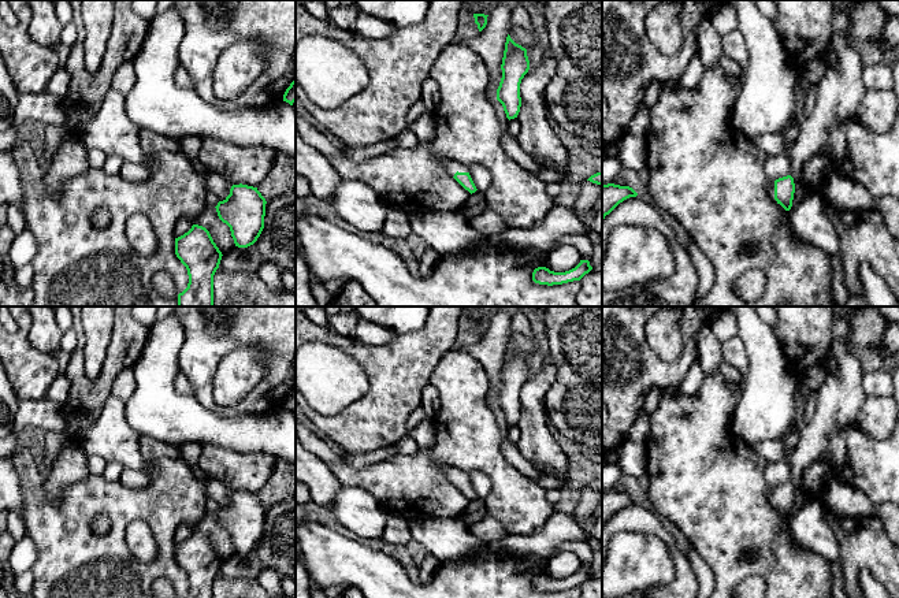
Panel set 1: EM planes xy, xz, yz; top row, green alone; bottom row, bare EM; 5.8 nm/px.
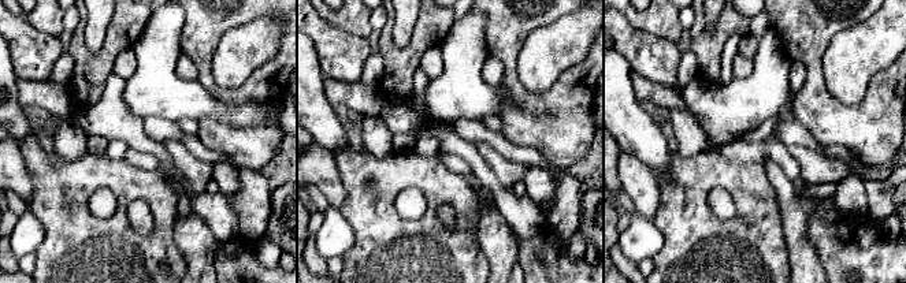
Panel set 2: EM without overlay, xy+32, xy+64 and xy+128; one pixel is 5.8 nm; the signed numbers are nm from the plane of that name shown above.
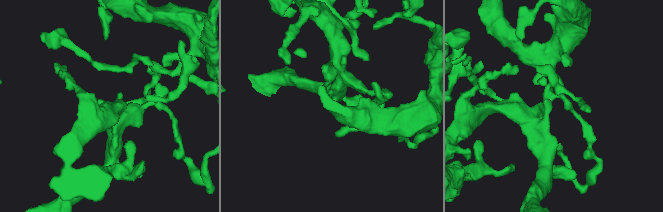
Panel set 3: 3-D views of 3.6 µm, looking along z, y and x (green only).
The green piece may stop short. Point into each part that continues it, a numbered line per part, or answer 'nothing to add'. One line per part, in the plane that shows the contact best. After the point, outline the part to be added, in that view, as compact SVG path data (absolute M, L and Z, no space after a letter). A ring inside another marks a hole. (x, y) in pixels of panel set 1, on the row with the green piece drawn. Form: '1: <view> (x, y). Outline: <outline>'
1: xz (452, 167). Outline: M443 159L442 166L446 168L447 174L450 177L454 177L454 174L458 172L469 172L468 166L464 166L458 161L450 160L450 159Z

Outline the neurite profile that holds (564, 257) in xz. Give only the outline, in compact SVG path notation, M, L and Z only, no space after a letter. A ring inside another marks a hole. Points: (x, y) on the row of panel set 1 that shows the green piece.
M560 245L547 253L543 267L554 272L565 272L575 268L582 260L582 255L572 245Z

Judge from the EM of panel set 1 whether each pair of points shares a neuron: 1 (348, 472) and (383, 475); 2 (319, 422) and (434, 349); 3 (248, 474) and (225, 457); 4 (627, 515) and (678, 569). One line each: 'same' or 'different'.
1: same
2: same
3: same
4: same

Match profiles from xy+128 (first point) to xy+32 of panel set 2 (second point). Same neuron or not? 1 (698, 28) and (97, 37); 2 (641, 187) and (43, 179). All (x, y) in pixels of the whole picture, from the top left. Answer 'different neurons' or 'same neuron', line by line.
1: different neurons
2: different neurons

